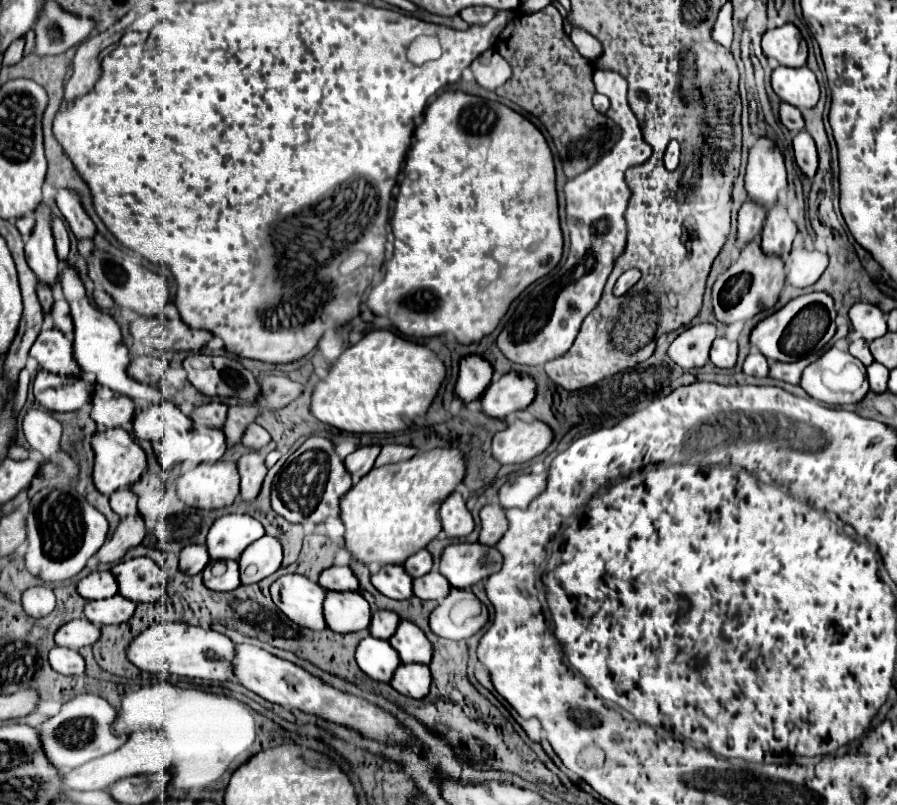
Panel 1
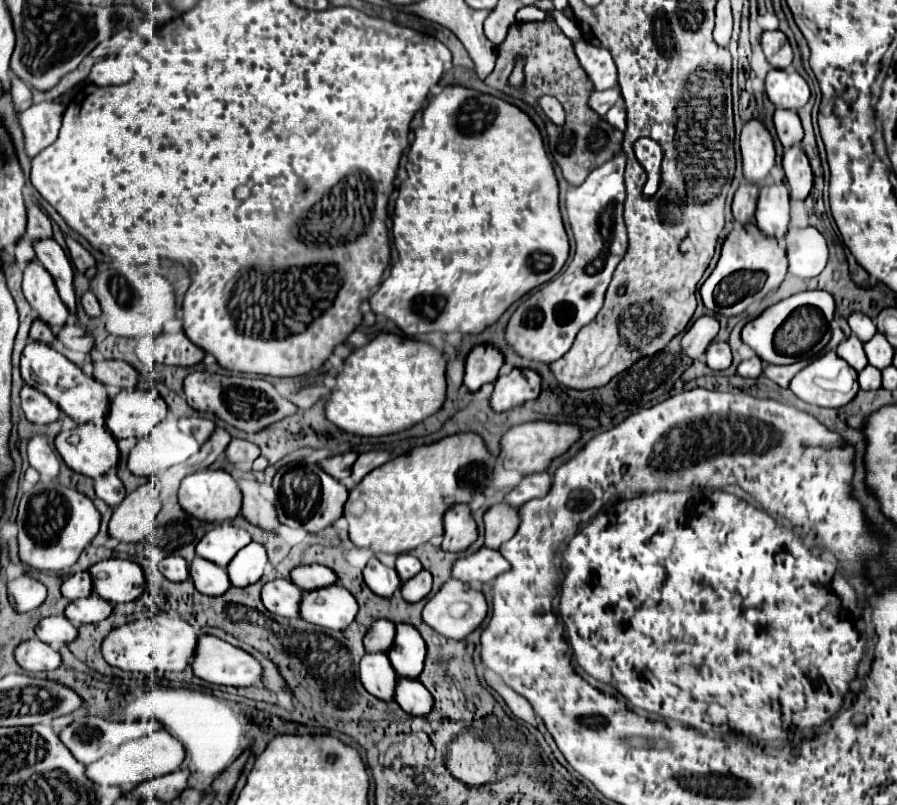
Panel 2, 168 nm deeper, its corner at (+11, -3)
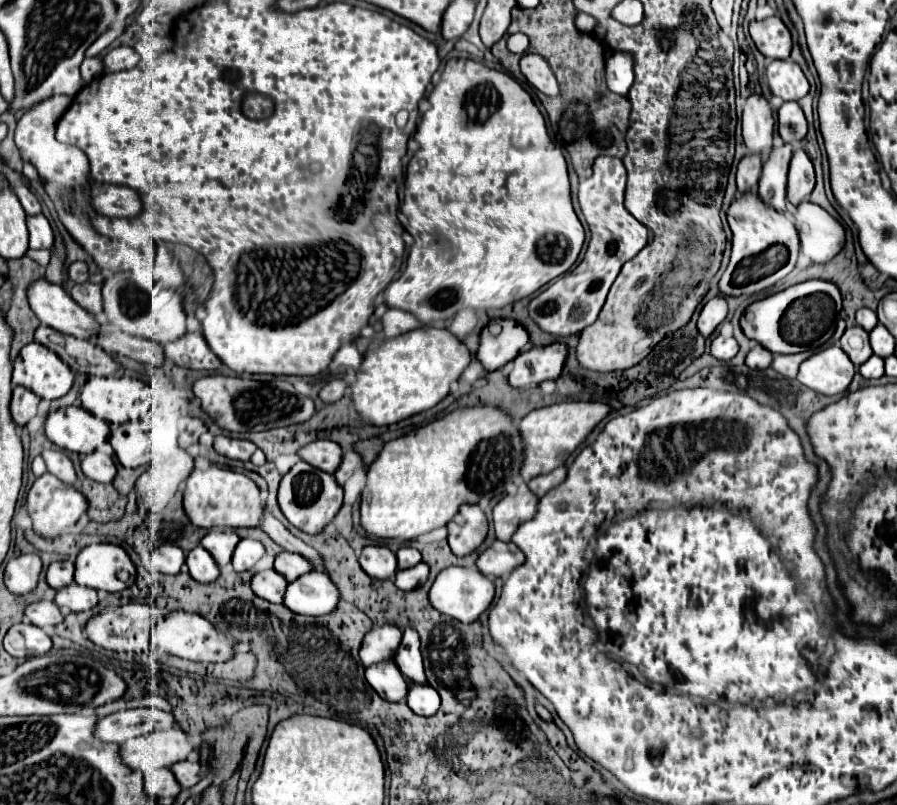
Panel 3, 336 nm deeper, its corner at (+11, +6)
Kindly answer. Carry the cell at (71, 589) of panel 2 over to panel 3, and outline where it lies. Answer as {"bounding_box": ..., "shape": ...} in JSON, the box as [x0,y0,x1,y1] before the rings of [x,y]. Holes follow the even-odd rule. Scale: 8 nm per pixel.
{"bounding_box":[45,560,73,590],"shape":[[[71,560],[51,562],[49,568],[47,568],[45,580],[55,590],[59,590],[63,586],[69,586],[69,582],[73,582],[73,562]]]}

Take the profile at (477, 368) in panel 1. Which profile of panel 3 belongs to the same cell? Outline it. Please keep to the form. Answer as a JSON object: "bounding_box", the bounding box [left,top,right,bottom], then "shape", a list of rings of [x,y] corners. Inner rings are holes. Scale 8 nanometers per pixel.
{"bounding_box":[477,318,529,372],"shape":[[[509,318],[491,320],[481,334],[481,346],[477,350],[477,358],[481,360],[485,370],[493,372],[505,366],[507,362],[515,360],[527,342],[529,342],[529,332],[519,322]]]}

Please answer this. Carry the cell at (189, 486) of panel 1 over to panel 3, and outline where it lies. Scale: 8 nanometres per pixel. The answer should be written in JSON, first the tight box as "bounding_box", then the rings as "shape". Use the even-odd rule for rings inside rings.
{"bounding_box":[183,466,265,530],"shape":[[[215,466],[207,470],[193,470],[193,474],[187,478],[183,506],[189,522],[197,528],[207,528],[207,530],[219,526],[227,526],[227,528],[261,526],[261,518],[265,512],[265,500],[261,498],[261,490],[251,478]]]}

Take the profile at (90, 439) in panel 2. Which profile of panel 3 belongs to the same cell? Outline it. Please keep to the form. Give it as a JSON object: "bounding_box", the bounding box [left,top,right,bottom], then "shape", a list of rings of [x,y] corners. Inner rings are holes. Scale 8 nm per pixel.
{"bounding_box":[45,406,109,456],"shape":[[[65,406],[47,414],[45,434],[55,446],[85,456],[107,440],[109,426],[81,406]]]}

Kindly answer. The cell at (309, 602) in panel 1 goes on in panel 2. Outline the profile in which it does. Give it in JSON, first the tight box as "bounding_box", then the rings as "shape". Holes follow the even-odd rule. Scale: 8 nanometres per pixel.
{"bounding_box":[261,579,303,619],"shape":[[[273,579],[261,589],[261,601],[267,607],[267,611],[281,617],[299,619],[301,599],[303,591],[291,579]]]}

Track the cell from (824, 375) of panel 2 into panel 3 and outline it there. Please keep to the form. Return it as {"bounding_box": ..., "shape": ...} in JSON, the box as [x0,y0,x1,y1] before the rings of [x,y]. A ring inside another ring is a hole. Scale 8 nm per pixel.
{"bounding_box":[797,346,855,396],"shape":[[[831,346],[807,358],[801,364],[797,380],[815,392],[833,396],[847,390],[853,374],[855,366],[849,356],[839,346]]]}

